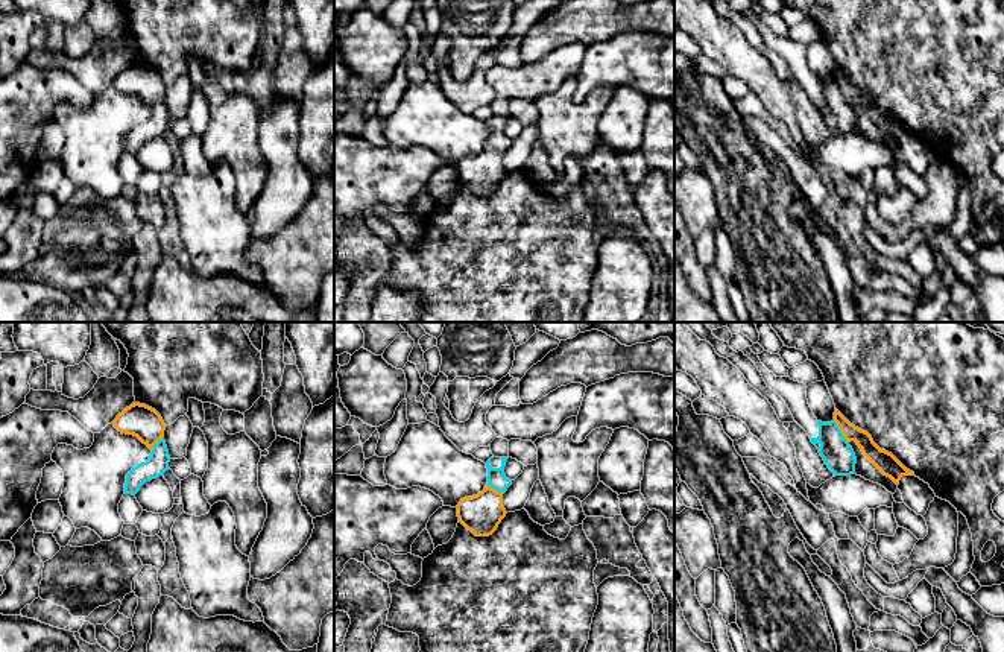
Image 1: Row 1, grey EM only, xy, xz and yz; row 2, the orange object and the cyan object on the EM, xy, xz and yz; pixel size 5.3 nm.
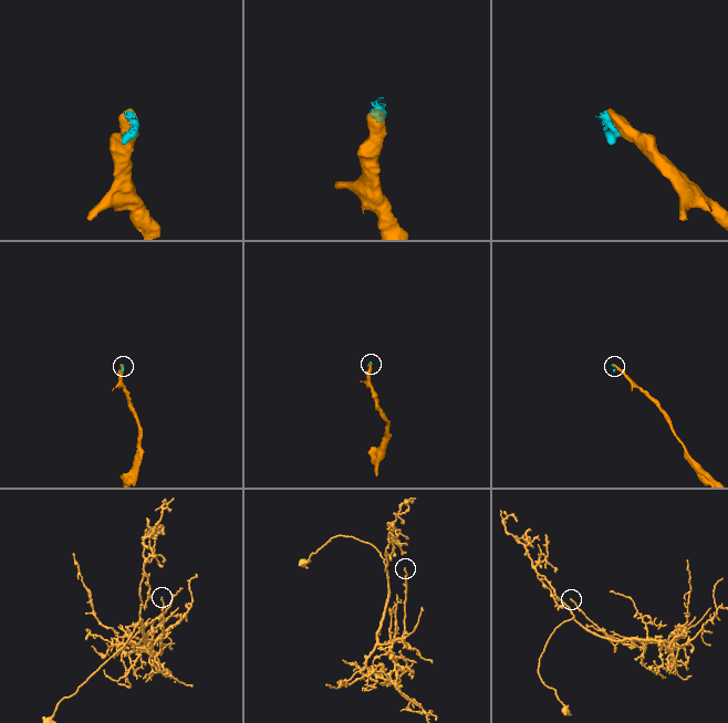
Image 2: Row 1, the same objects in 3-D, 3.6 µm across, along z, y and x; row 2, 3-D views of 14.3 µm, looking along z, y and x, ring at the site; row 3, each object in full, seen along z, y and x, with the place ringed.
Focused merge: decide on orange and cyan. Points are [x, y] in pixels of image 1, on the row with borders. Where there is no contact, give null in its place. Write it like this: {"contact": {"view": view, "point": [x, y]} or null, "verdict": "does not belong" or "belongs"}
{"contact": {"view": "yz", "point": [842, 432]}, "verdict": "belongs"}

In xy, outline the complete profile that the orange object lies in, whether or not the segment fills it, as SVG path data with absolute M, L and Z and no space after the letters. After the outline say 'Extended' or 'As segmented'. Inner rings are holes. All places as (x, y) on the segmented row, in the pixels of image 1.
M140 403L126 407L112 424L118 432L137 436L152 450L146 462L126 474L125 492L135 495L146 482L169 470L170 456L164 441L167 426L155 409Z. Extended

